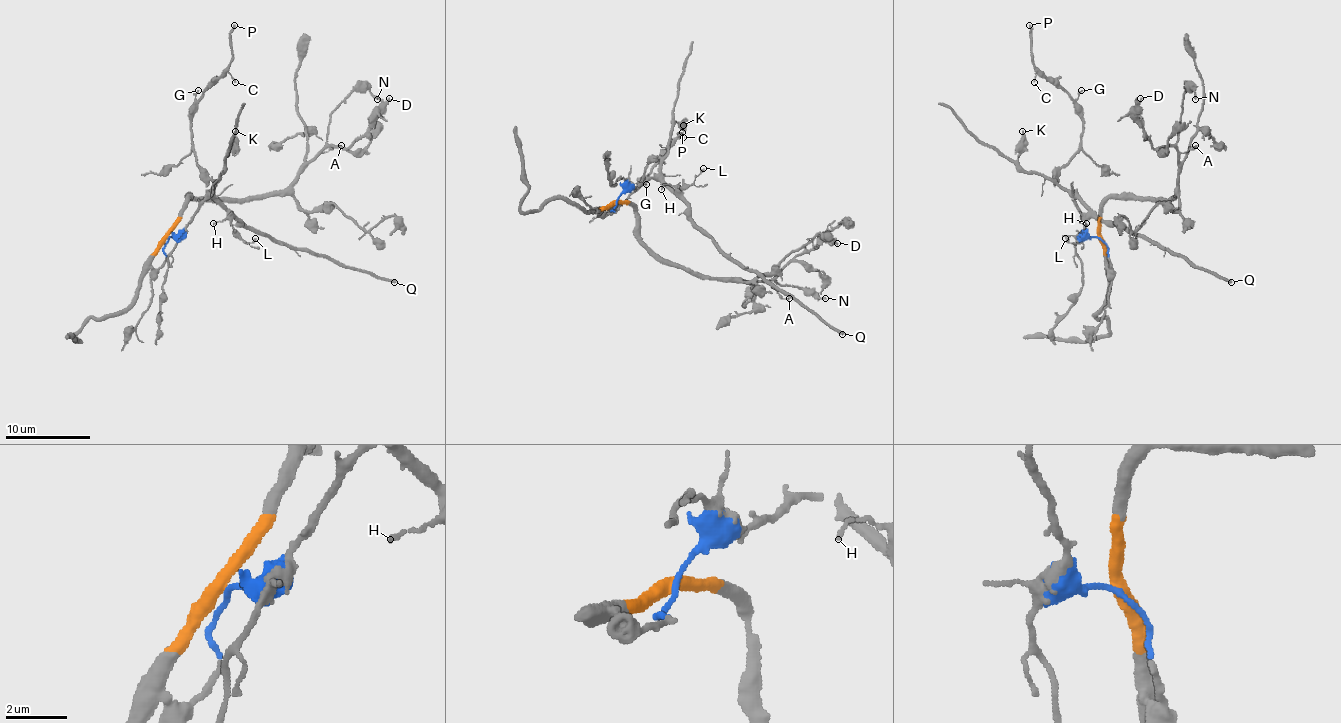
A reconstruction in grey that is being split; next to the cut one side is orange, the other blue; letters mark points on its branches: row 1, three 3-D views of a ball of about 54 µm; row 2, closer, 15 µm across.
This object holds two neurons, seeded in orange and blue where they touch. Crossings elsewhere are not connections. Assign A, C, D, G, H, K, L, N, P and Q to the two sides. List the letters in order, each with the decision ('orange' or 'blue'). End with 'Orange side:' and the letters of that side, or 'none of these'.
A: orange
C: blue
D: orange
G: blue
H: blue
K: blue
L: blue
N: orange
P: blue
Q: blue
Orange side: A, D, N

